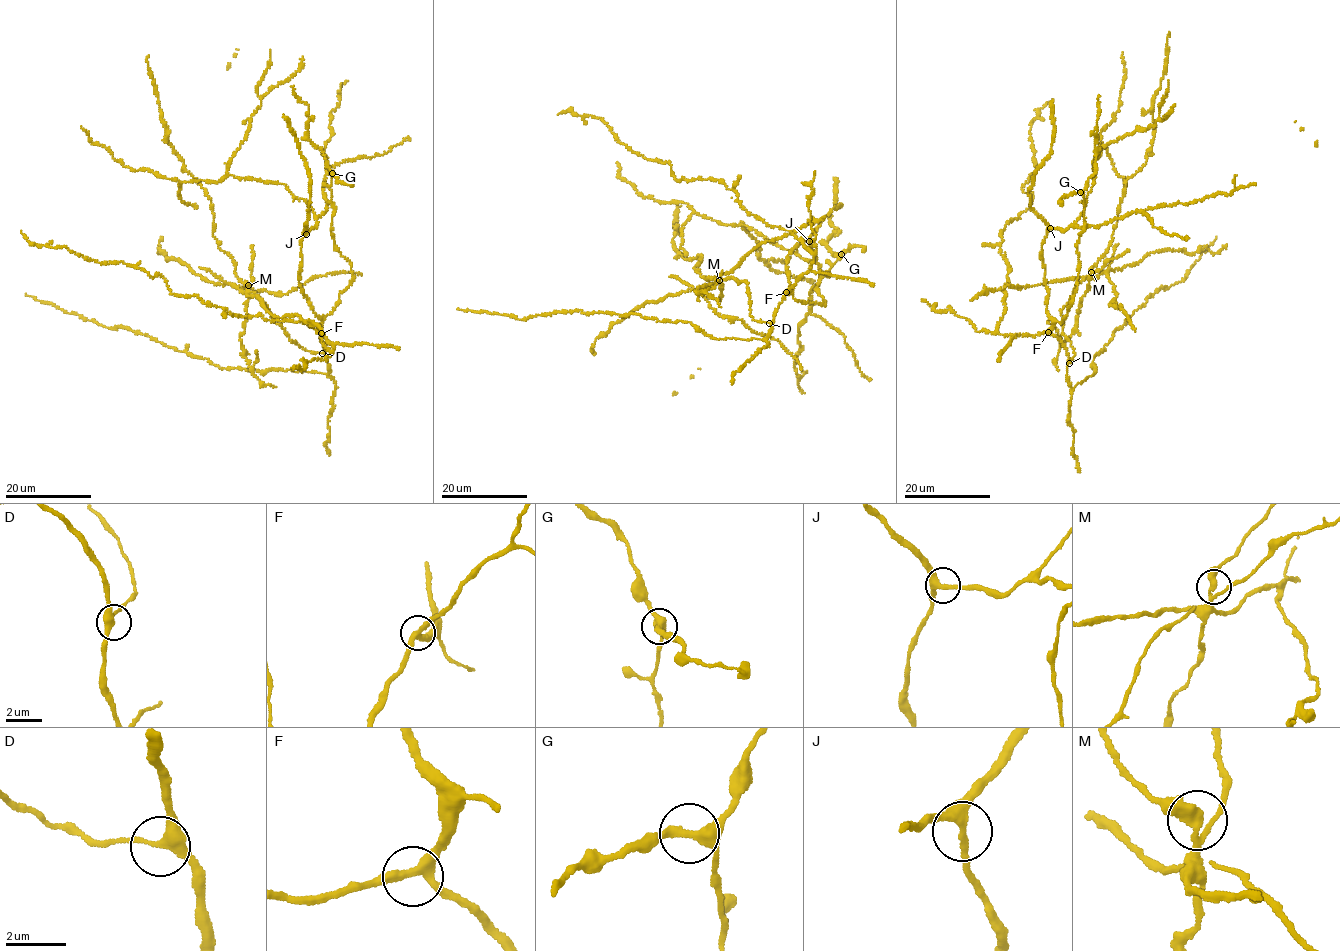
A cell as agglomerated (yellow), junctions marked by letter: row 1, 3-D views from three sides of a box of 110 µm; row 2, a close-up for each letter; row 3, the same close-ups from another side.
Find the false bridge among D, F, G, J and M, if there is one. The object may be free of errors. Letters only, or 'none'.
M

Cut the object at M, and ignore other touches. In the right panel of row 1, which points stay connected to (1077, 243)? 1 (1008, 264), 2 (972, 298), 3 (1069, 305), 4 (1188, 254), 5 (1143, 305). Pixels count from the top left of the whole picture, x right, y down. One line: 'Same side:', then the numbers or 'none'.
Same side: 1, 3, 5

